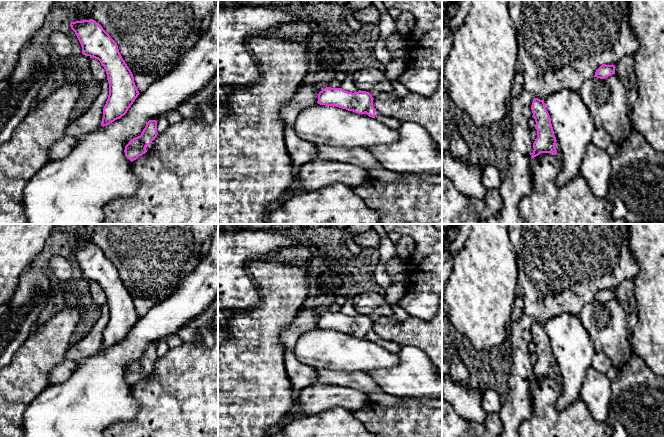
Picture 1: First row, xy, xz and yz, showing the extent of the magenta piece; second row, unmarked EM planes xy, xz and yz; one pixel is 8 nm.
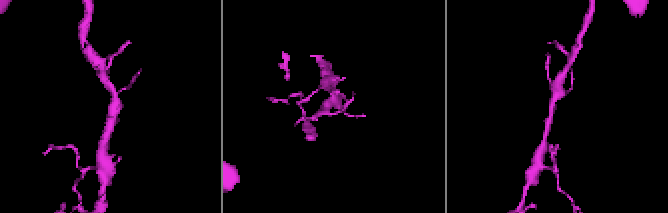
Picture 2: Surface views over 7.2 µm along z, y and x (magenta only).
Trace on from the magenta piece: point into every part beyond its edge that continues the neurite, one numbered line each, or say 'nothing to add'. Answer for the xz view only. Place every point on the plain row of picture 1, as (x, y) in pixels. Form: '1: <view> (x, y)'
1: xz (391, 346)

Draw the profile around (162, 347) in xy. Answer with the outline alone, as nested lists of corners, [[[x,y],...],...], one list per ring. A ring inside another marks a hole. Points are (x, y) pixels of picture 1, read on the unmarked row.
[[[160,341],[157,344],[157,356],[158,358],[161,358],[167,354],[167,352],[170,350],[167,342]]]

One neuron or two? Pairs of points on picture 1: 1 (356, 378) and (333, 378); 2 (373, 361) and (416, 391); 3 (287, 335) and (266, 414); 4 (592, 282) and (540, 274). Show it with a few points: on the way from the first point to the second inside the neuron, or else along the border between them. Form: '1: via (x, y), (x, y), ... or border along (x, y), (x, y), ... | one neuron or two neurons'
1: via (350, 378), (339, 378) | one neuron
2: border along (400, 358), (399, 363), (395, 366), (366, 372) | two neurons
3: border along (290, 325), (280, 334), (280, 343), (283, 350) | two neurons
4: via (579, 274), (553, 274) | one neuron

